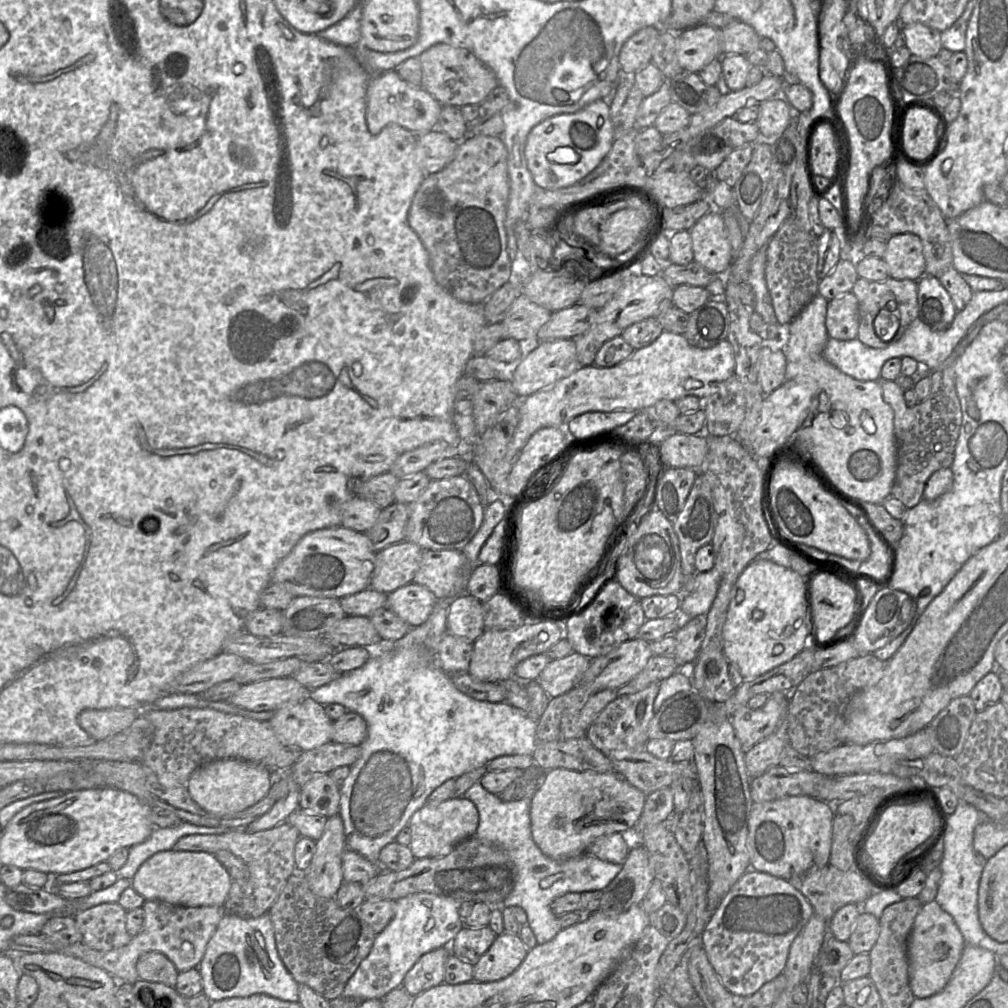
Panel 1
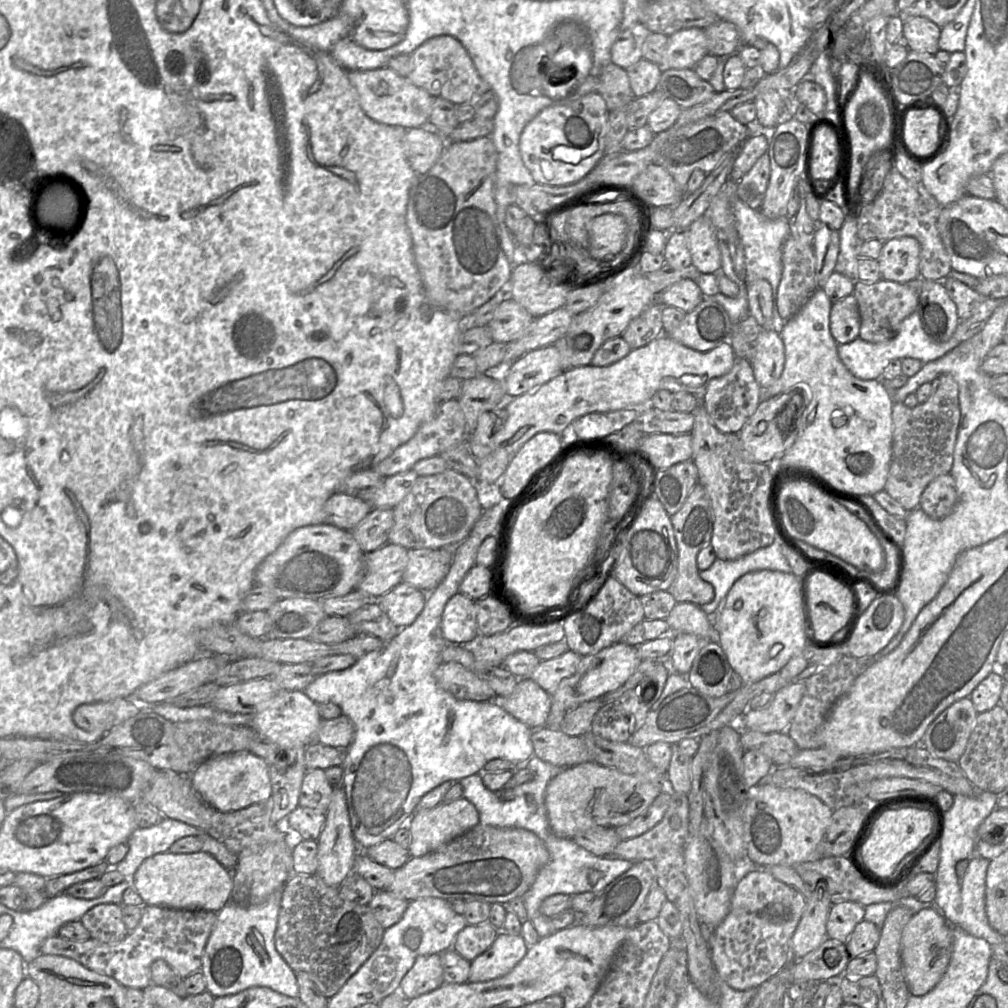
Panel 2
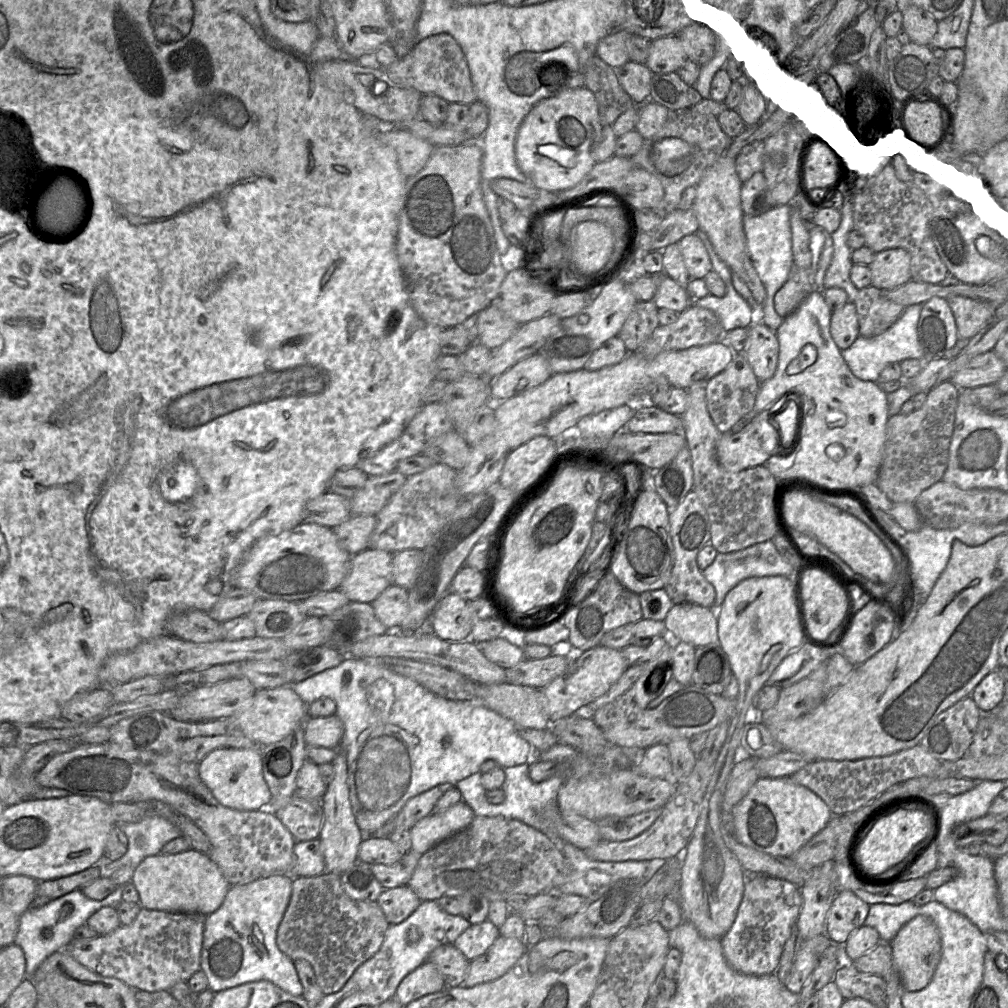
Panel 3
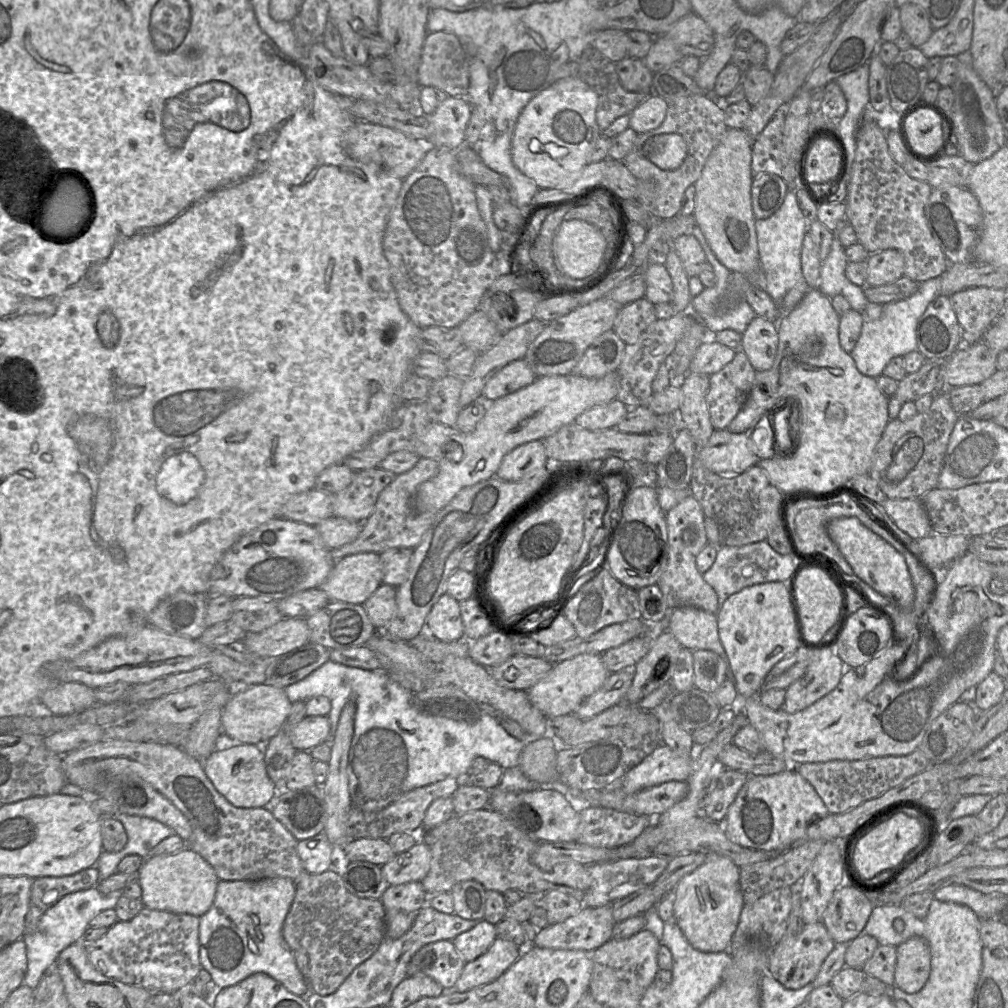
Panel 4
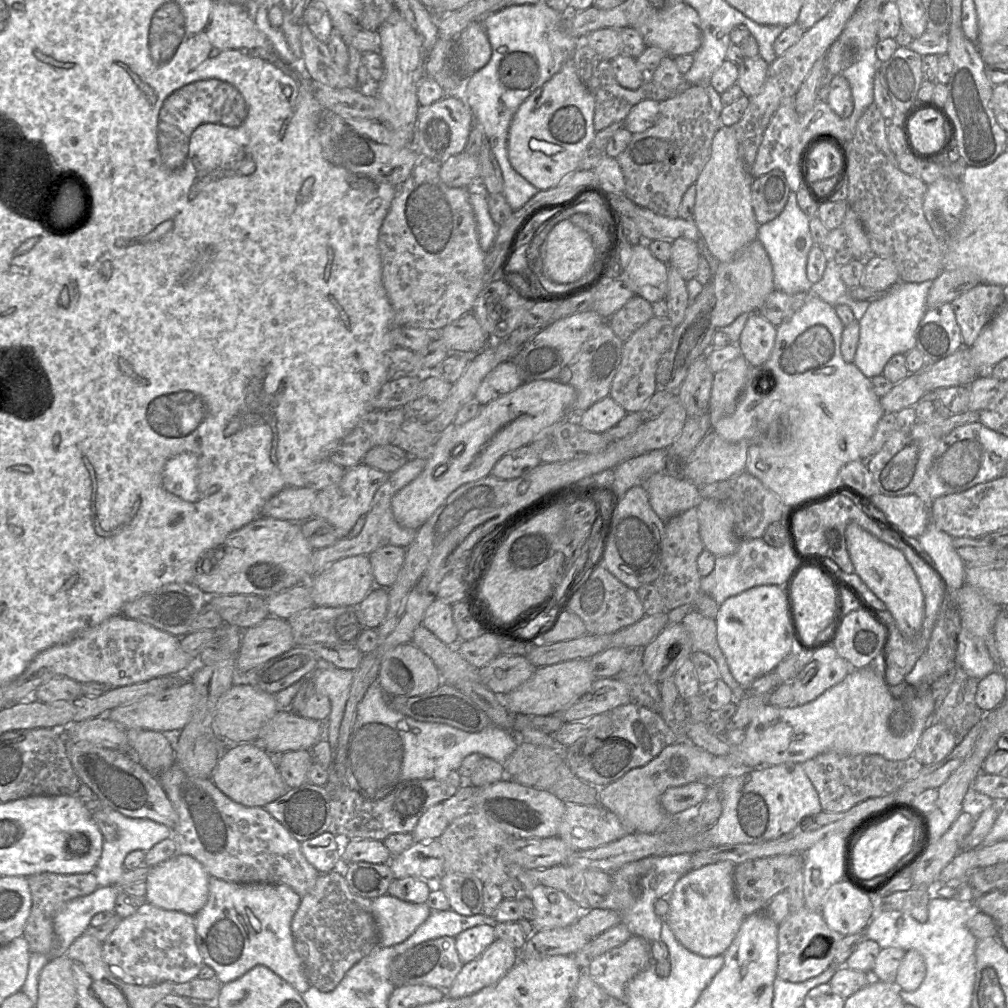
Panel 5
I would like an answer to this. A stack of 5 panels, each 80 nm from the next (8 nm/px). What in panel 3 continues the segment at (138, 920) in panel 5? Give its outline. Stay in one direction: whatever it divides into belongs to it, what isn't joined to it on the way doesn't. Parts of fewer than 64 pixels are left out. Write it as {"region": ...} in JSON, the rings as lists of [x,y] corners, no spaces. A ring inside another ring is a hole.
{"region":[[[141,908],[130,925],[121,925],[109,934],[92,939],[73,939],[62,950],[89,970],[117,978],[133,989],[151,993],[169,991],[176,983],[187,982],[200,970],[207,916]]]}

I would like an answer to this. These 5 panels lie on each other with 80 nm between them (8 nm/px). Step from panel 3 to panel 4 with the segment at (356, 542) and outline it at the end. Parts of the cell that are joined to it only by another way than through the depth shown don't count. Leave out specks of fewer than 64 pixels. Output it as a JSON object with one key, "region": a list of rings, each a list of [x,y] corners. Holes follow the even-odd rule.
{"region":[[[336,516],[324,519],[314,527],[329,549],[354,541],[362,530],[360,523]]]}

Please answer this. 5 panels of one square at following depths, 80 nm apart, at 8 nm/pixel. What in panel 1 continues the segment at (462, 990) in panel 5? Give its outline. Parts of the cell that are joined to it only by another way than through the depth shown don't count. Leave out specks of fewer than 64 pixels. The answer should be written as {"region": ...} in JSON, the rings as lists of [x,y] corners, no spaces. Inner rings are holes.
{"region":[[[503,932],[497,935],[488,950],[473,965],[473,980],[490,982],[509,976],[522,963],[528,950],[518,934]]]}

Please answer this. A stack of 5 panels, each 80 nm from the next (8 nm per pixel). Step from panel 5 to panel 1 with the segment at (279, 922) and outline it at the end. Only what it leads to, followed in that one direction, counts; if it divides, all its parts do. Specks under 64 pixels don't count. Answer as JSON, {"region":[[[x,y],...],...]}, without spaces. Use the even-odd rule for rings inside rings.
{"region":[[[225,913],[206,946],[198,969],[202,994],[211,1002],[253,994],[266,994],[289,1002],[299,1000],[299,984],[278,954],[273,923],[267,913],[257,918],[241,918]]]}

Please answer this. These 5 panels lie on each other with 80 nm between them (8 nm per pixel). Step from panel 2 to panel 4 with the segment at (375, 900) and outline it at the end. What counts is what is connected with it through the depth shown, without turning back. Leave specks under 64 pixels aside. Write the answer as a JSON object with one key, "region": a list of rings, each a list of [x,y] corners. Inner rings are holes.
{"region":[[[414,881],[390,885],[383,893],[381,902],[385,910],[398,909],[404,912],[418,912],[428,904],[430,896],[421,882]]]}

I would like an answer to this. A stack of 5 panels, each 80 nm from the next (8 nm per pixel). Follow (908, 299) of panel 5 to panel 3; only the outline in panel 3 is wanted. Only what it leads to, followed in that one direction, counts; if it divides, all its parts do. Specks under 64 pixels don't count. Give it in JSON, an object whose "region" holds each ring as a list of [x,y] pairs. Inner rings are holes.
{"region":[[[914,304],[905,307],[901,316],[885,332],[872,338],[865,338],[859,335],[849,348],[841,350],[842,357],[855,377],[862,381],[878,382],[882,370],[890,363],[901,363],[905,359],[921,359],[925,361],[917,333],[922,305]]]}

